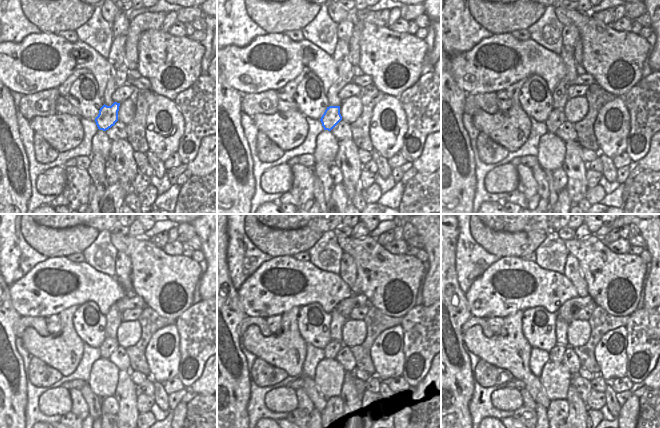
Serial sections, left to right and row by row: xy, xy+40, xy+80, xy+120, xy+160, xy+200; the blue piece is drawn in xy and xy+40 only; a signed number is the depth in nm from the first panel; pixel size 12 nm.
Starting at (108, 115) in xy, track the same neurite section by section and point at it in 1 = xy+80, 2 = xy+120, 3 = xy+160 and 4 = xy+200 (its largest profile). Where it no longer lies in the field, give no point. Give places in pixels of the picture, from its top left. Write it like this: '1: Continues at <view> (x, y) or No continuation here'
1: Continues at xy+80 (557, 117)
2: Continues at xy+120 (109, 345)
3: Continues at xy+160 (331, 350)
4: Continues at xy+200 (556, 354).

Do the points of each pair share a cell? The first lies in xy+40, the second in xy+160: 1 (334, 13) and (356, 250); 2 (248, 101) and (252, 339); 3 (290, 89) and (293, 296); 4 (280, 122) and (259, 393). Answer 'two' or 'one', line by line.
1: one
2: two
3: two
4: two

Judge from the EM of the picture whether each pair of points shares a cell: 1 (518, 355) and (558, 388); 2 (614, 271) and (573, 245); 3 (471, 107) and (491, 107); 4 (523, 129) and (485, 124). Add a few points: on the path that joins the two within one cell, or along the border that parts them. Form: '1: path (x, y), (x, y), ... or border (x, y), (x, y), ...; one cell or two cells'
1: border (538, 378), (549, 399); two cells
2: path (604, 268), (587, 251), (583, 250); one cell
3: path (476, 105), (486, 105); one cell
4: path (514, 127), (494, 125); one cell

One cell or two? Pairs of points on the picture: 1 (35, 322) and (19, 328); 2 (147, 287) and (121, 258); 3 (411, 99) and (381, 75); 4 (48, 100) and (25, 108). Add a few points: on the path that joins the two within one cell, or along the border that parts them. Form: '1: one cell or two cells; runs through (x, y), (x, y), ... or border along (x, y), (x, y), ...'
1: one cell; runs through (31, 322), (23, 324)
2: two cells; border along (118, 250), (130, 258), (130, 281), (133, 289)
3: two cells; border along (420, 76), (398, 97)
4: one cell; runs through (42, 104), (31, 105)

